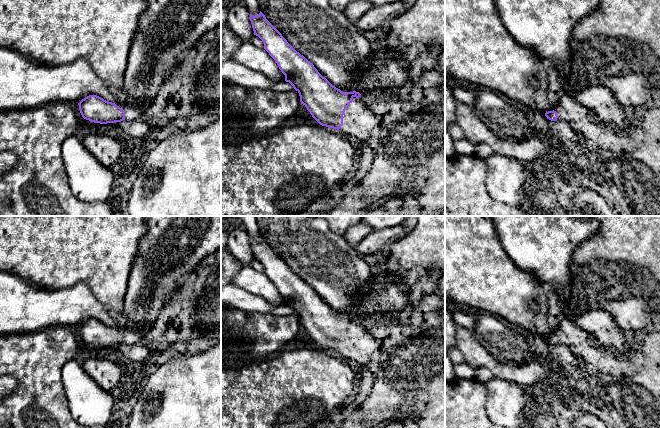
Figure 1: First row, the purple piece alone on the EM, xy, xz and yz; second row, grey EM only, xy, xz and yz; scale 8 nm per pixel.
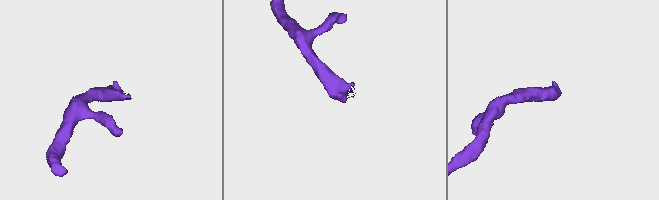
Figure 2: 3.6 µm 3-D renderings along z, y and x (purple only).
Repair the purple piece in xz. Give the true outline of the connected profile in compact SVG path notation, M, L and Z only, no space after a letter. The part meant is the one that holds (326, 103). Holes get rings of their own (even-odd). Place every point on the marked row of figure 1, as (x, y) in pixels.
M260 11L258 16L250 14L250 21L254 31L254 35L258 36L264 43L264 49L275 60L281 72L285 75L285 81L289 82L293 88L299 93L300 102L310 112L312 117L322 126L337 129L350 137L356 147L364 147L367 145L371 133L379 126L380 120L369 108L369 101L362 97L359 92L344 93L340 89L333 86L325 77L323 77L314 65L308 61L303 55L297 52L282 36L282 34L266 19L265 15Z

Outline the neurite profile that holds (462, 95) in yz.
M459 85L452 88L453 96L457 102L465 104L470 108L475 105L475 92L467 90Z

